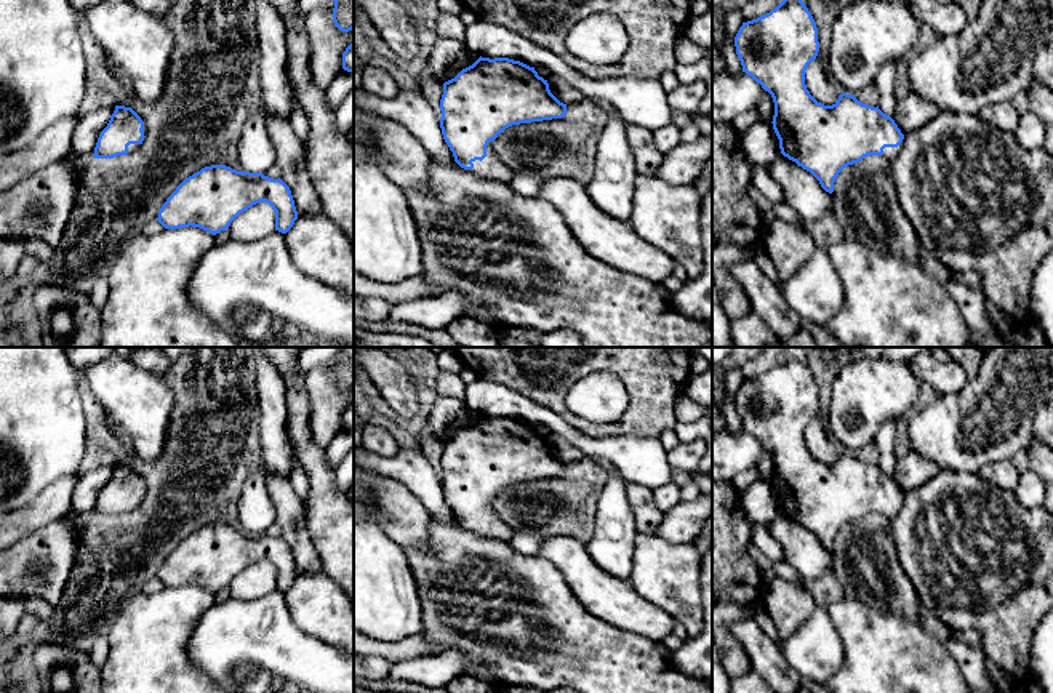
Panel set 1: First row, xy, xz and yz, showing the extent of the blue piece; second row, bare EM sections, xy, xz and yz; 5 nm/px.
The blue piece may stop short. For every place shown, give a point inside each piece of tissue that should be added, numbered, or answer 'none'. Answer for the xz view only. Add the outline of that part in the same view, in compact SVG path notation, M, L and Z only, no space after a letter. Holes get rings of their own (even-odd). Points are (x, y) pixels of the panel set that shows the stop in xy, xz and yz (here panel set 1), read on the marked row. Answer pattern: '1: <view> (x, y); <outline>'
1: xz (490, 167); M490 141L486 146L486 157L482 162L475 160L472 163L474 168L469 171L485 179L493 179L509 184L512 178L517 174L494 155L493 141Z

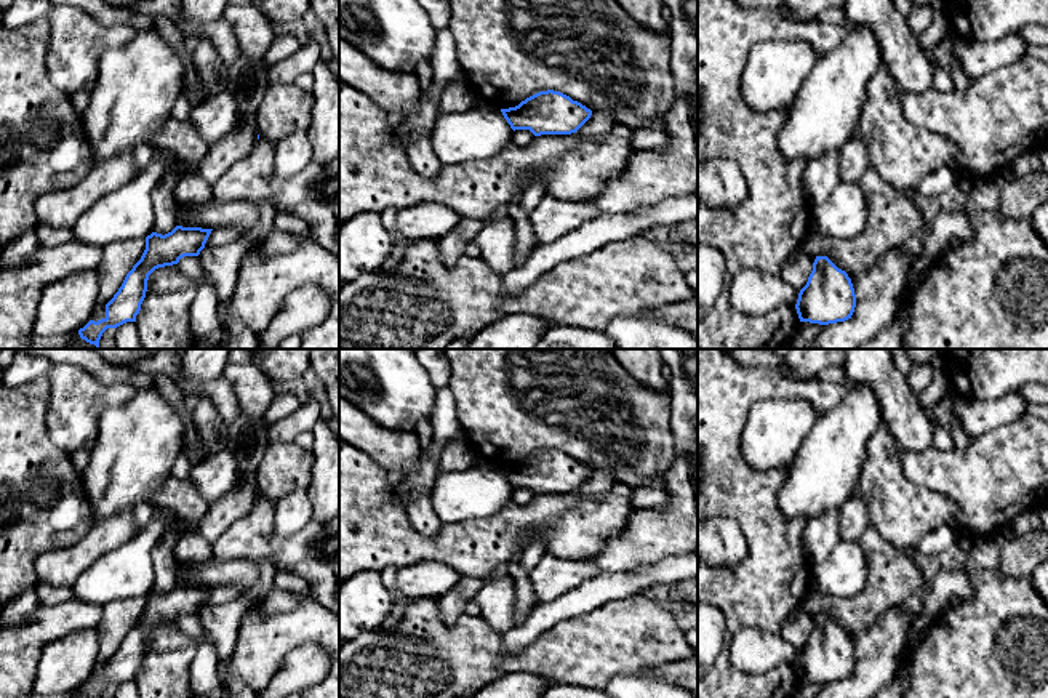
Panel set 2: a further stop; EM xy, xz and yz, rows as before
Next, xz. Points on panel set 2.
none

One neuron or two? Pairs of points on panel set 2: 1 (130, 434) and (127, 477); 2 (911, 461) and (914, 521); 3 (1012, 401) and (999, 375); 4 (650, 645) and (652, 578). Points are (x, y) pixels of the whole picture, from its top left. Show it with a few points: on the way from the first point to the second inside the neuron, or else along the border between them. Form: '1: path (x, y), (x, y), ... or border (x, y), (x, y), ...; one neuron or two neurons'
1: path (130, 445), (127, 466); one neuron
2: border (901, 452), (903, 474), (946, 498); two neurons
3: border (1016, 388), (994, 399), (970, 401); two neurons
4: border (644, 591), (607, 601); two neurons

